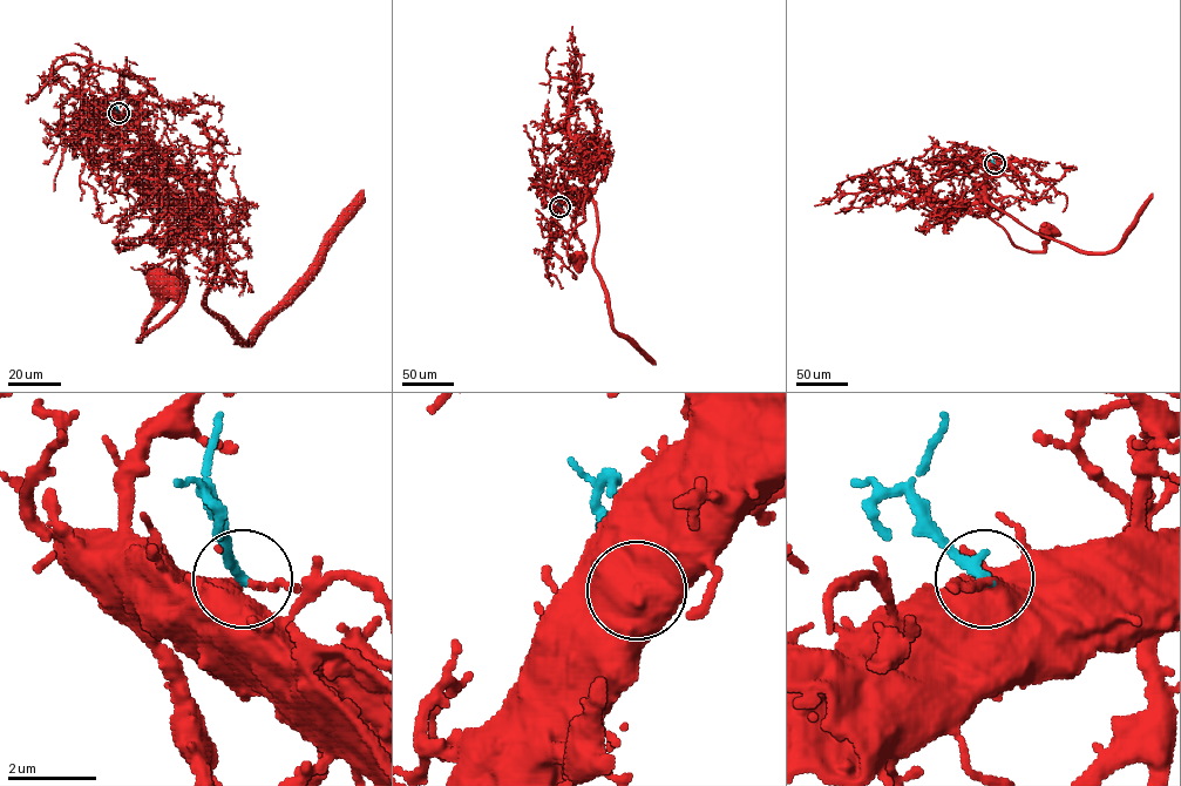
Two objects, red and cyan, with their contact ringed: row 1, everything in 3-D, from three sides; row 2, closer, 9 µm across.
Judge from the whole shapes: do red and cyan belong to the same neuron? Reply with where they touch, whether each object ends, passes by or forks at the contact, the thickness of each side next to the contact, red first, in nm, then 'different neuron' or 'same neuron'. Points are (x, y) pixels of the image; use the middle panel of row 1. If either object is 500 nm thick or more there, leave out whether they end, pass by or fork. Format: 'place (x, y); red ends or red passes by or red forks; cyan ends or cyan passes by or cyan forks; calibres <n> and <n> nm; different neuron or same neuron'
place (560, 207); red passes by; cyan ends; calibres 400 and 280 nm; same neuron

